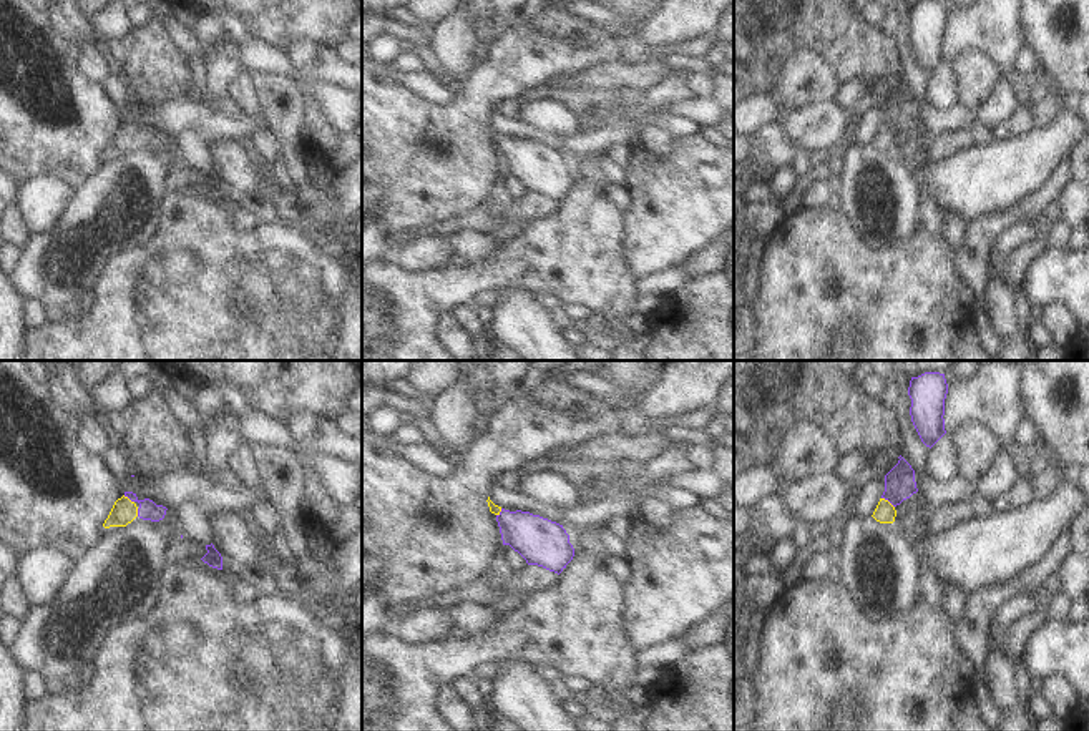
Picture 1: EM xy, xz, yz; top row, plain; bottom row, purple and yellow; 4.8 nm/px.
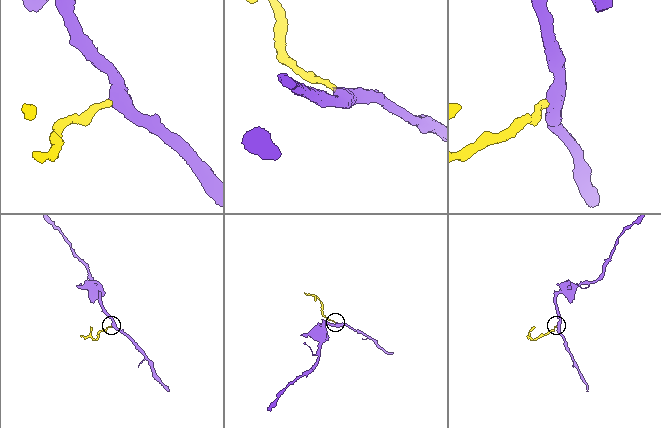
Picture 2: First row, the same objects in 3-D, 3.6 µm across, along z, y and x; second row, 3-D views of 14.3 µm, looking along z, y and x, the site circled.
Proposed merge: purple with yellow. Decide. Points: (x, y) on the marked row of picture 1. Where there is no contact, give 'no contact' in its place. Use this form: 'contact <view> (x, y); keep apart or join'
contact yz (888, 500); join

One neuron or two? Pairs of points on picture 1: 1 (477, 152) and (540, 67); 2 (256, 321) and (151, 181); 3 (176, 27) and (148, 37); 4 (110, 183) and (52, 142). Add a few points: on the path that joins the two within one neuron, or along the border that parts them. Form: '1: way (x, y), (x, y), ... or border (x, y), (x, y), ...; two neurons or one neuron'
1: way (475, 125), (475, 110), (513, 72); one neuron
2: border (166, 191), (158, 203), (158, 228), (153, 233); two neurons
3: border (161, 19), (170, 39), (186, 55); two neurons
4: border (107, 156), (75, 188); two neurons

